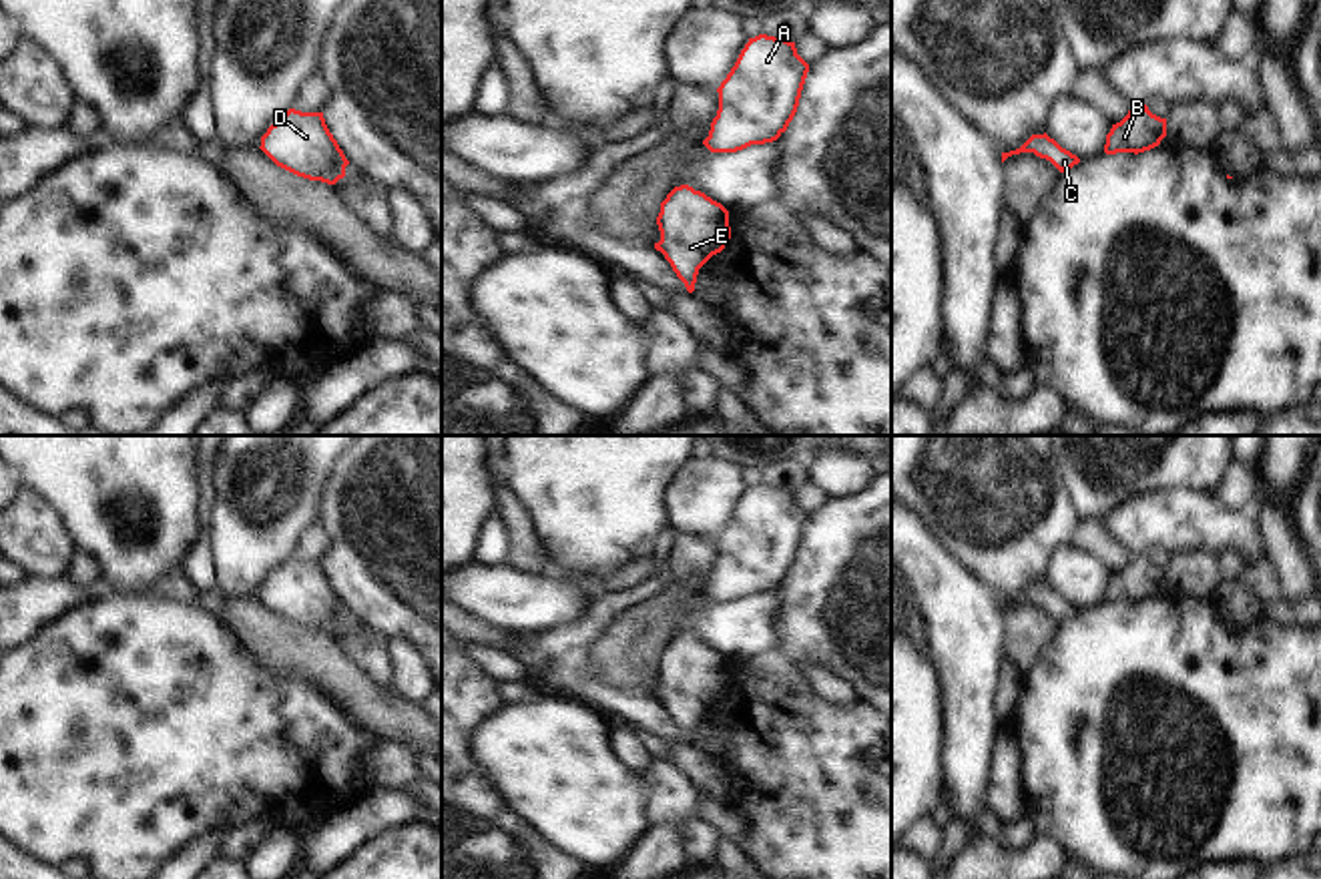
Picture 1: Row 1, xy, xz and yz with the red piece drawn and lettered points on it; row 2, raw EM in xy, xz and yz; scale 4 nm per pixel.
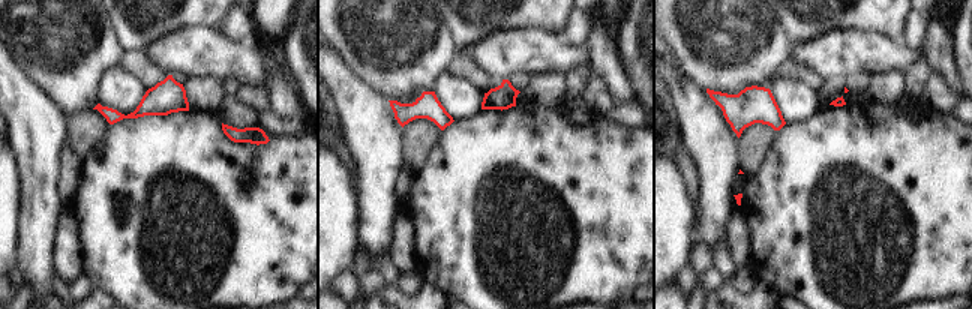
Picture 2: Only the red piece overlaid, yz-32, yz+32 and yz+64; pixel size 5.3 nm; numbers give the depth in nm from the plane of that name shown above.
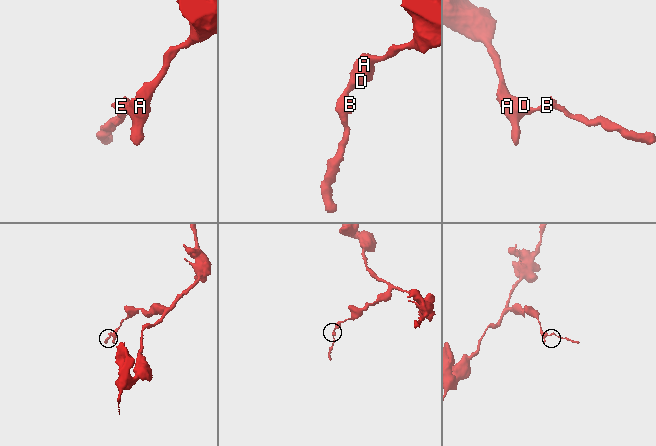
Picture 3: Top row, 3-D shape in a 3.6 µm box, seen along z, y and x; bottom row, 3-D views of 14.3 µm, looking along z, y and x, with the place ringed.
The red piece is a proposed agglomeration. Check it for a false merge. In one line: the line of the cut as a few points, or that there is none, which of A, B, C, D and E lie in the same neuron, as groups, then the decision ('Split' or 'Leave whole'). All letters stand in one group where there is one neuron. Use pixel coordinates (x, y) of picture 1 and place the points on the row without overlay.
No split. Groups: A B C D E. Leave whole.

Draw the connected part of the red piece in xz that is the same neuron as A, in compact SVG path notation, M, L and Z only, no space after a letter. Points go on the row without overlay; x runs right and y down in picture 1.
M749 488L717 538L719 560L703 594L711 602L737 602L777 590L797 562L807 522L795 492Z

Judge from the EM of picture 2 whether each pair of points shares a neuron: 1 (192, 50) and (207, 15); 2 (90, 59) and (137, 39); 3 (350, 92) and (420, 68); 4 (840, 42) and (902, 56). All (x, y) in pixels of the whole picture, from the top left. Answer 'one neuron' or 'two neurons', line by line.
1: two neurons
2: two neurons
3: two neurons
4: one neuron

